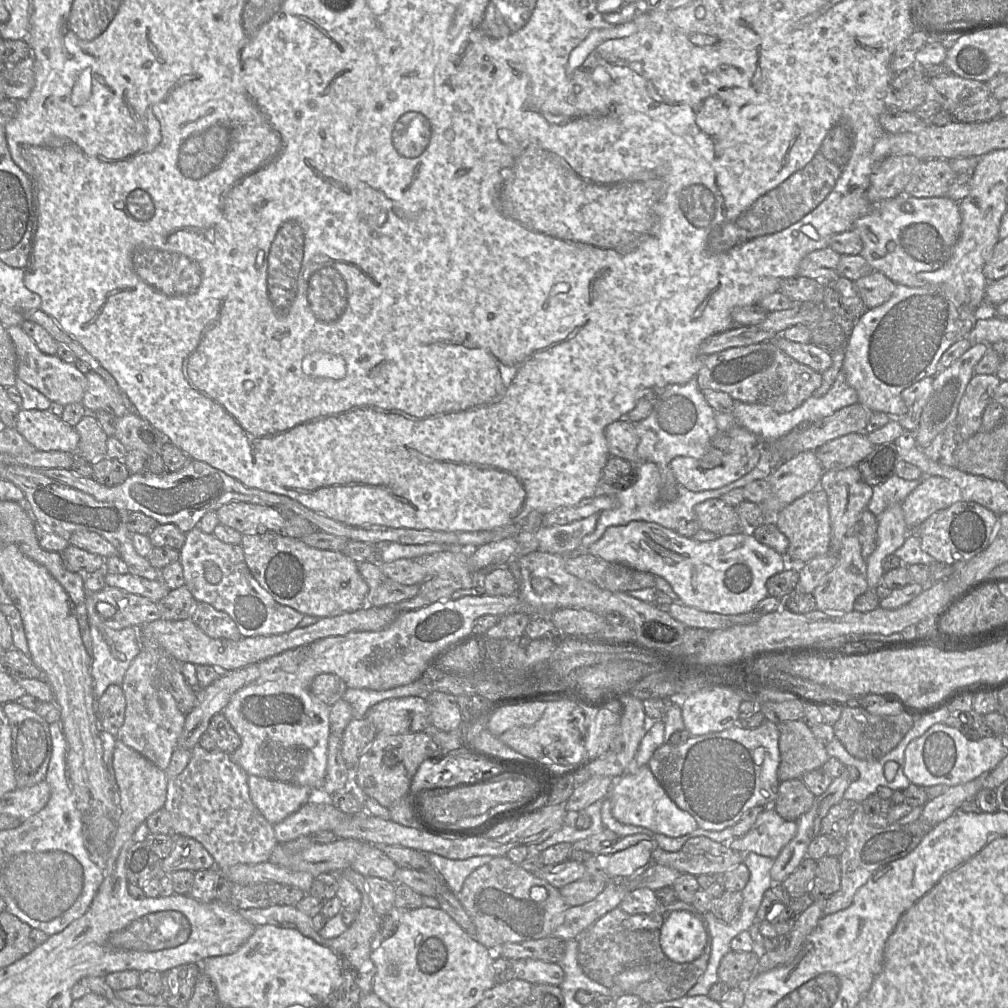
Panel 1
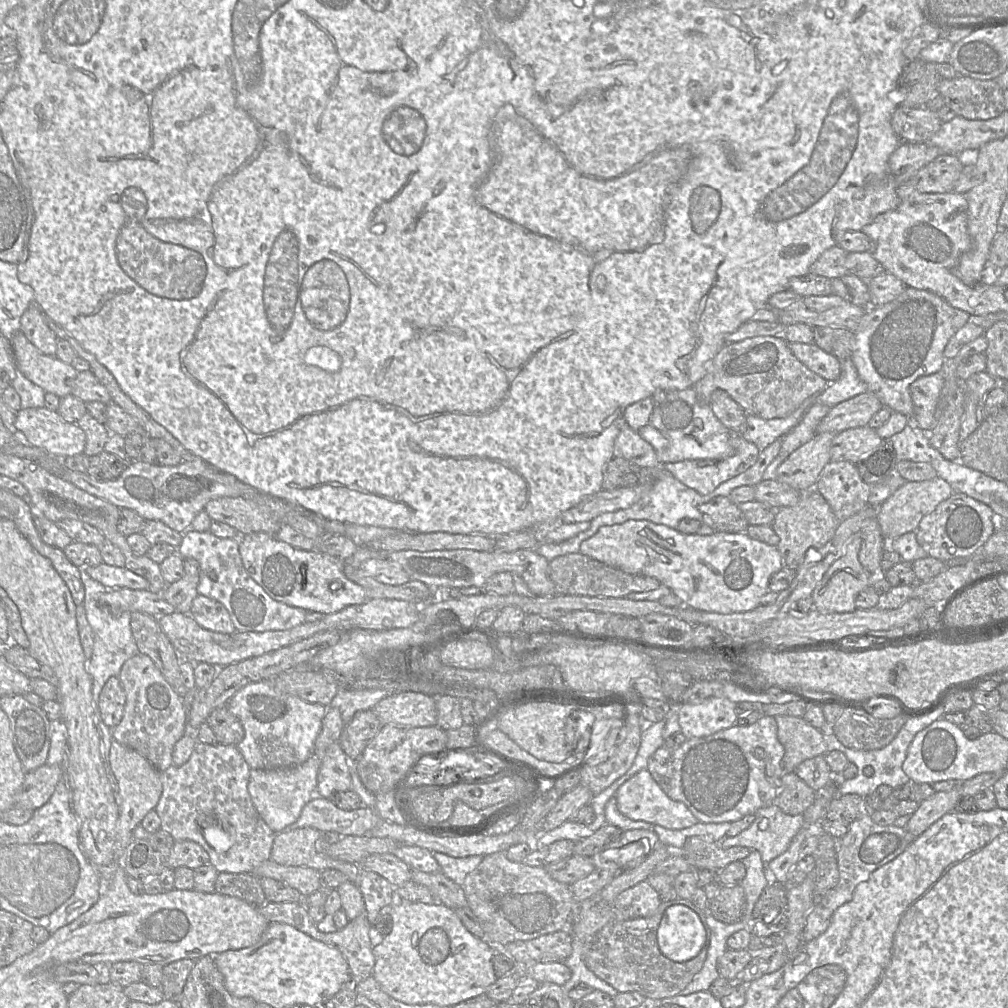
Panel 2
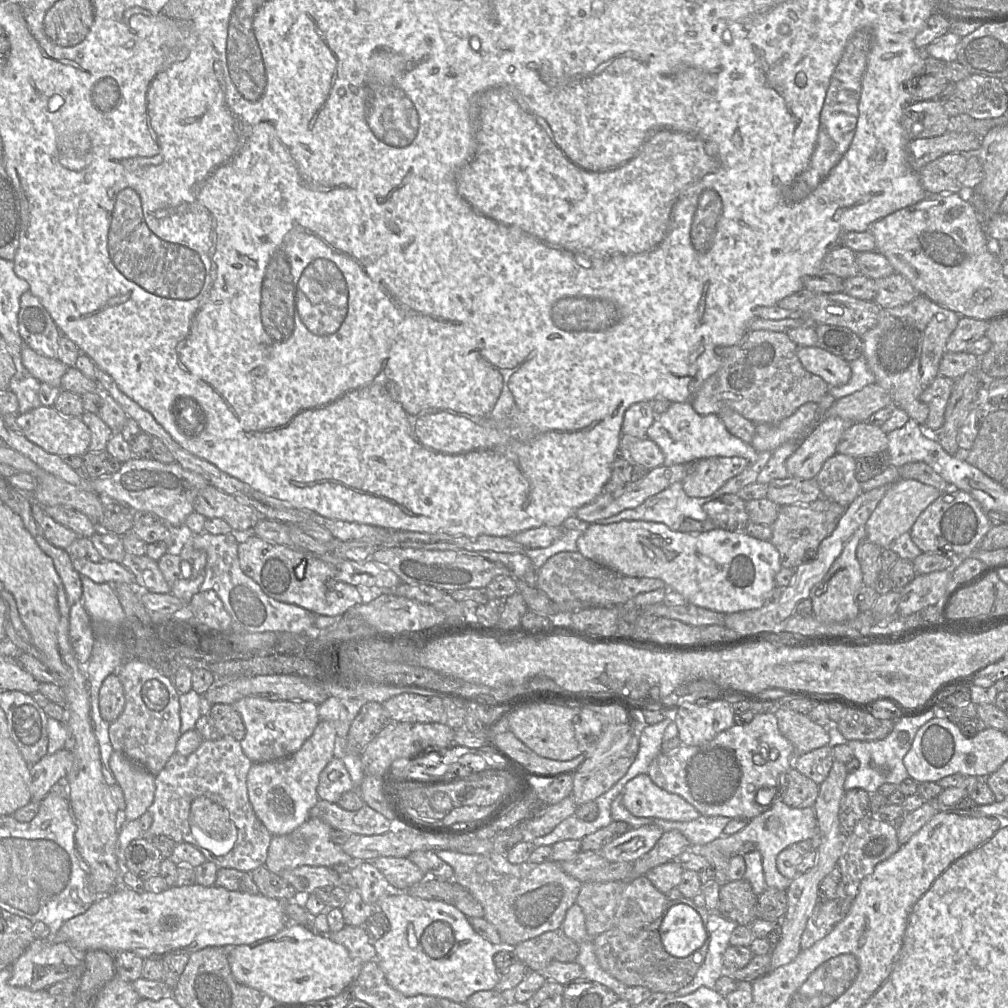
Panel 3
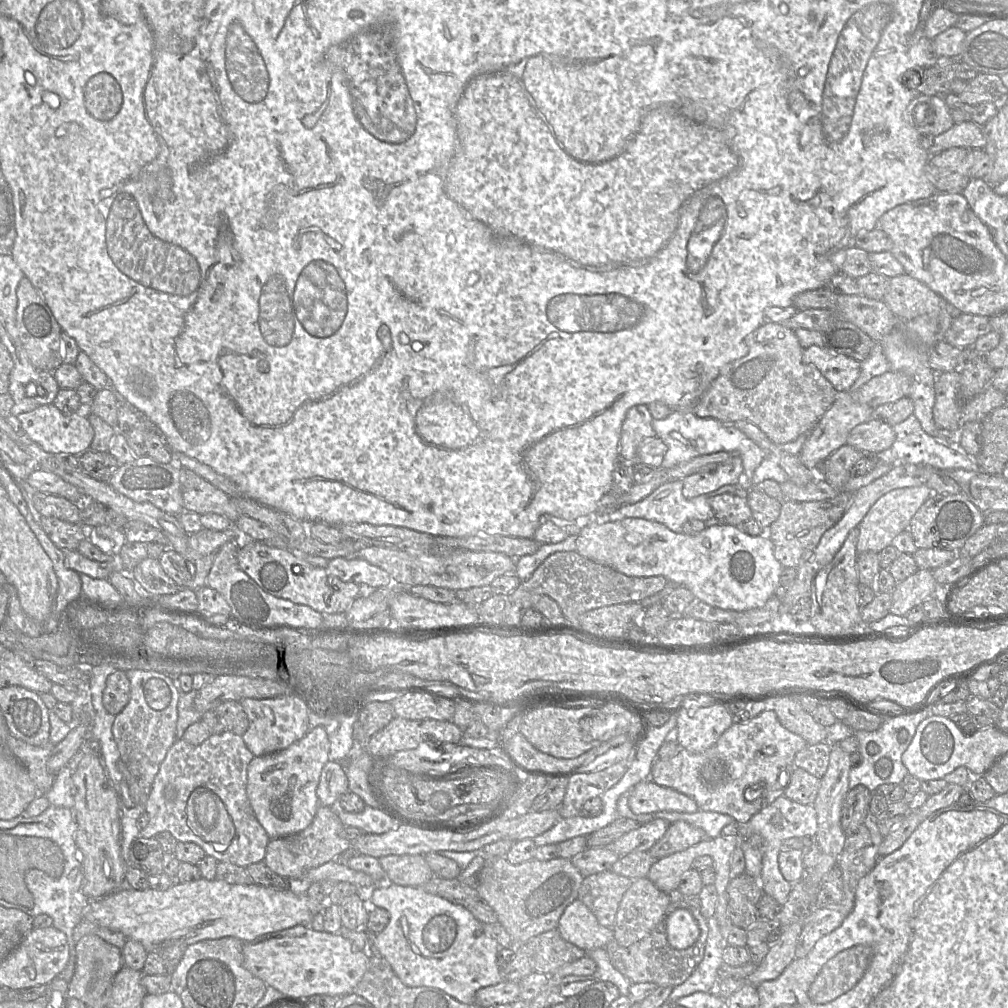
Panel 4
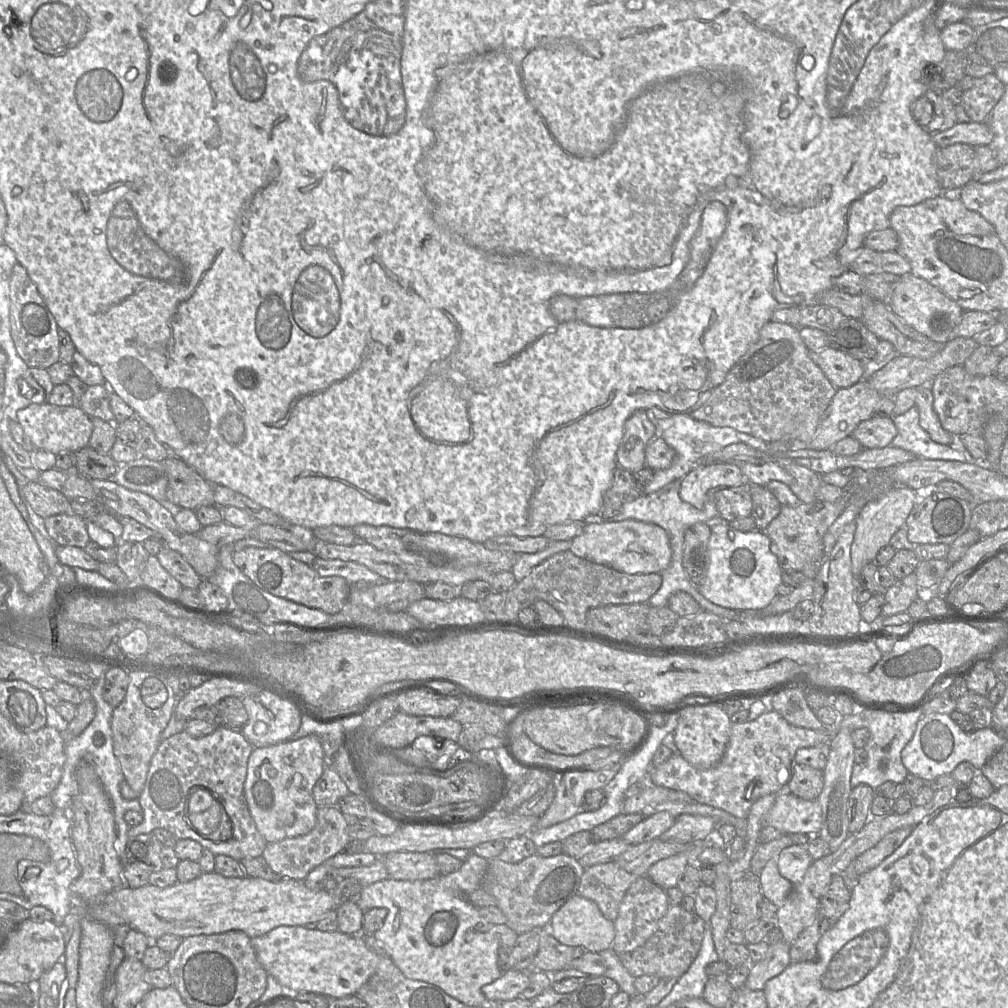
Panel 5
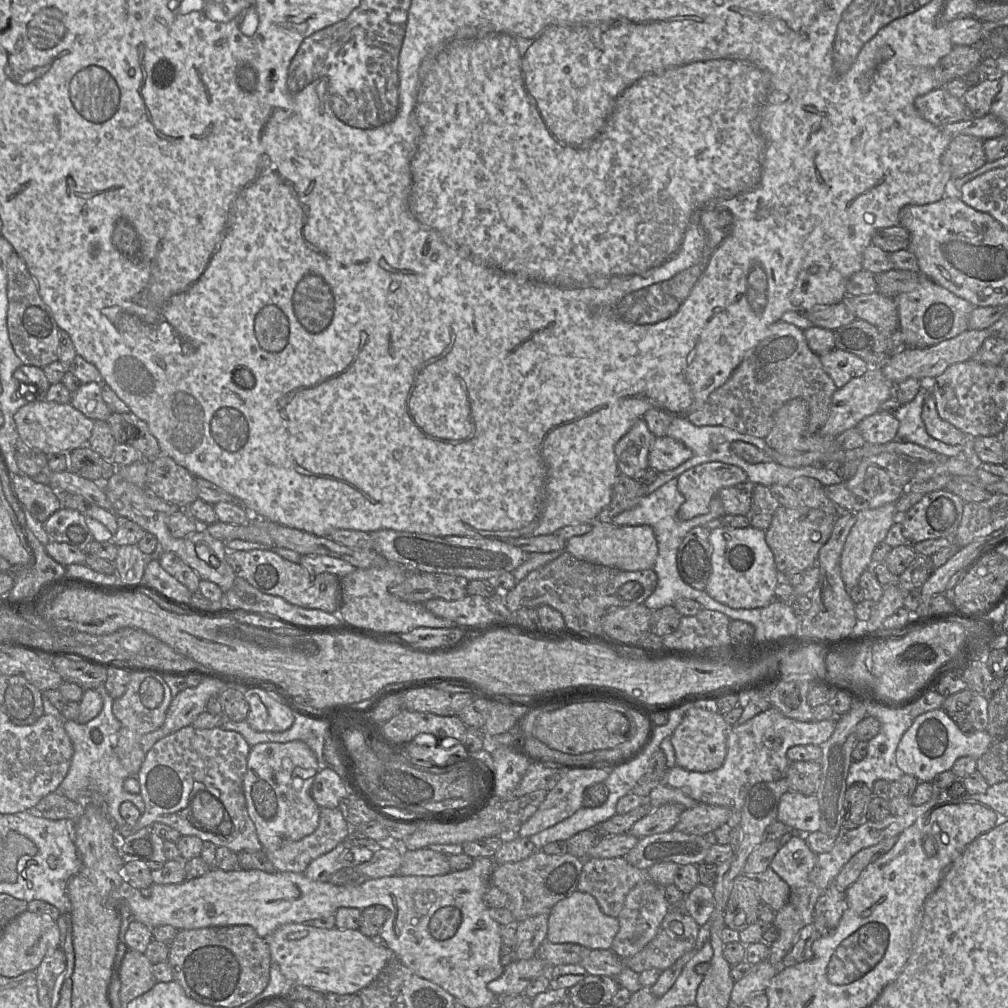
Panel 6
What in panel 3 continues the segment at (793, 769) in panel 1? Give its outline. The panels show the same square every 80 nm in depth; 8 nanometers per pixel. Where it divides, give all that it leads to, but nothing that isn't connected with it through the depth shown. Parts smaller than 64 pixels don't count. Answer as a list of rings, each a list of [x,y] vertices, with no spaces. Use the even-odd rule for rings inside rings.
[[[776,706],[774,714],[781,734],[794,746],[795,757],[830,745],[833,741],[833,726],[821,727],[814,723],[808,715],[789,708]]]

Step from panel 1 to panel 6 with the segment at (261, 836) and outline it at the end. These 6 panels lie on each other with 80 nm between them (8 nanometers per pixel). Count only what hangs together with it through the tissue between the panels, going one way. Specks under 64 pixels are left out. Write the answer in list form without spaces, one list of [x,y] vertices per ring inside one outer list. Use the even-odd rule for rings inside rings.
[[[186,726],[158,740],[146,753],[137,774],[140,795],[145,811],[135,825],[116,826],[123,837],[159,822],[177,830],[181,836],[197,836],[203,842],[210,841],[216,847],[240,851],[259,851],[263,847],[251,820],[243,792],[243,779],[251,746],[236,731],[220,727],[197,729]],[[207,791],[224,806],[223,819],[216,833],[203,831],[203,826],[194,820],[191,802],[198,792]]]

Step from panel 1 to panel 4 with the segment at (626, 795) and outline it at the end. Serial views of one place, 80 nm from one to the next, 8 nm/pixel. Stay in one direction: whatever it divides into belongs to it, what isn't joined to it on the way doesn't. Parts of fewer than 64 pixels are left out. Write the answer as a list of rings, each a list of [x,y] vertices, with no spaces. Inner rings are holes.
[[[651,779],[641,781],[631,789],[628,804],[637,815],[659,811],[694,813],[699,810],[696,802],[687,795],[660,786]]]

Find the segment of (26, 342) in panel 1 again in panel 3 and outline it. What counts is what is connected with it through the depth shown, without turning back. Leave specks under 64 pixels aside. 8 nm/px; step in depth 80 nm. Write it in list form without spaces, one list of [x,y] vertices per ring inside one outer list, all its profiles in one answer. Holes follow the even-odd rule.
[[[25,343],[22,344],[21,358],[24,367],[39,382],[60,388],[61,379],[69,367],[59,359],[41,356]]]

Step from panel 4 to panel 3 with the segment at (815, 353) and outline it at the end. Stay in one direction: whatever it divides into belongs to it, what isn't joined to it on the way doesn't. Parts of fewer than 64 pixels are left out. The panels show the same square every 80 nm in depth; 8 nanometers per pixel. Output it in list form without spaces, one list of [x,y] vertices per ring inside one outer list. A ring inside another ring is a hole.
[[[818,346],[798,347],[797,356],[806,370],[823,378],[830,387],[845,385],[851,378],[848,361]]]

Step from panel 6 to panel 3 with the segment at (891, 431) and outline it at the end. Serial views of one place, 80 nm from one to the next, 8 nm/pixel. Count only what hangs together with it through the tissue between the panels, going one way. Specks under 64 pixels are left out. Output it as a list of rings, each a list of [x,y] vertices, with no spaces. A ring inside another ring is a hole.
[[[869,421],[852,424],[842,434],[837,453],[854,458],[887,450],[888,434]]]

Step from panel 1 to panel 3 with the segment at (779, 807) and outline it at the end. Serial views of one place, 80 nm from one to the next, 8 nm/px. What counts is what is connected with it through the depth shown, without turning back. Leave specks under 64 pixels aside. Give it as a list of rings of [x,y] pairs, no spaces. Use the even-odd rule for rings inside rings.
[[[792,767],[787,775],[787,787],[782,794],[783,802],[792,808],[814,807],[819,785]]]

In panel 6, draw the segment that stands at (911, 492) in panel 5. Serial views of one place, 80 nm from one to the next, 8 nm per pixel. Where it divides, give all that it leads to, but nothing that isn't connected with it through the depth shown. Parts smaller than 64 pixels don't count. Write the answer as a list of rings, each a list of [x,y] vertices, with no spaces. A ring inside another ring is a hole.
[[[895,503],[856,513],[856,523],[846,539],[840,560],[841,577],[847,591],[858,585],[861,575],[873,562],[872,554],[875,547],[884,541],[889,529],[896,521],[898,521],[898,514]]]

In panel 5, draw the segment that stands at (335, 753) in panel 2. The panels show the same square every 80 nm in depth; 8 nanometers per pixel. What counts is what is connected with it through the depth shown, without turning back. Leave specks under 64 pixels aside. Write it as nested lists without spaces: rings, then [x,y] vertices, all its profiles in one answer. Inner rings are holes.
[[[326,763],[321,777],[313,787],[312,793],[317,807],[336,807],[339,800],[350,792],[338,773]]]

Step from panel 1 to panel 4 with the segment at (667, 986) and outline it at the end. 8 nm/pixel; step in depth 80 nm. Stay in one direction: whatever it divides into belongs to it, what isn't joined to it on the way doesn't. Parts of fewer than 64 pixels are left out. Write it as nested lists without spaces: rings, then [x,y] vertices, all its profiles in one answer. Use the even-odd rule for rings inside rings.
[[[686,900],[670,903],[663,918],[660,920],[655,929],[642,940],[628,946],[623,947],[613,939],[605,947],[611,964],[624,976],[630,979],[632,983],[651,982],[658,987],[676,987],[684,983],[695,971],[699,963],[704,957],[705,946],[708,937],[707,919],[703,917],[700,909],[694,908],[688,904]],[[677,909],[688,910],[696,919],[700,935],[696,943],[684,950],[677,950],[670,946],[666,936],[666,920],[667,917]]]

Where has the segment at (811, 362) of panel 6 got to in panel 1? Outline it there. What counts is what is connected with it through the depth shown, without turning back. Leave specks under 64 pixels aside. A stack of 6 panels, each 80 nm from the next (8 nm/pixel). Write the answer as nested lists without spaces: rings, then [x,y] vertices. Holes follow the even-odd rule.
[[[770,340],[706,356],[695,379],[701,391],[726,392],[734,400],[767,405],[779,413],[787,413],[800,406],[821,386],[823,380],[821,373],[797,362]]]

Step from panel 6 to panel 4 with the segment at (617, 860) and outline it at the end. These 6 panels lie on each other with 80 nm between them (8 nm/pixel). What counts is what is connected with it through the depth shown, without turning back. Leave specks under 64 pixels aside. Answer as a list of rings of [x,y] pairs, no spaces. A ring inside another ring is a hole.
[[[611,870],[602,871],[584,877],[578,899],[589,908],[602,926],[613,928],[620,902],[632,882],[631,878]]]

